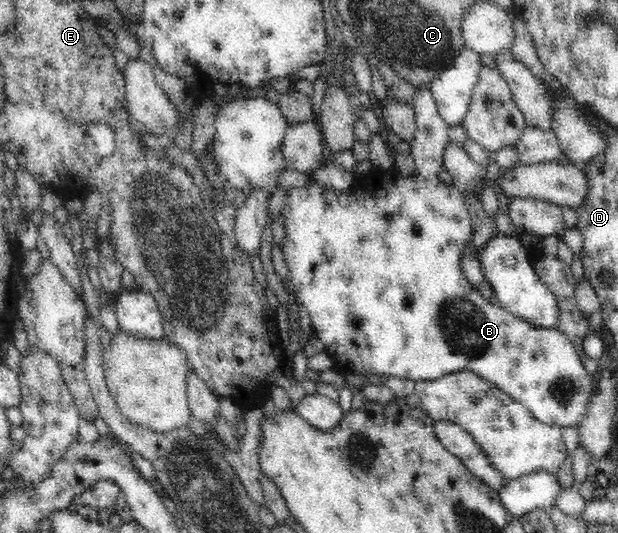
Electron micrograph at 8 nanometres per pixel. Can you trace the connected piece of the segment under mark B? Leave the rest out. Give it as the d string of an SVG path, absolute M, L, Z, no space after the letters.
M418 89L414 94L411 105L417 113L417 132L415 132L415 138L410 142L411 155L417 167L417 176L413 176L413 178L401 177L401 180L397 180L395 186L391 188L393 194L385 194L385 172L383 172L383 178L377 176L377 180L373 180L373 176L369 178L369 171L366 172L365 178L361 178L361 182L350 192L323 187L321 184L315 183L313 179L301 188L288 190L287 198L285 198L285 203L280 211L283 218L285 218L286 230L280 246L283 249L284 262L287 263L289 276L293 284L292 297L294 302L299 302L307 308L312 320L312 330L323 342L326 353L334 360L334 366L344 373L379 374L379 376L417 382L434 381L446 374L469 369L472 373L487 381L487 384L495 386L505 395L527 407L531 416L539 422L560 427L575 427L579 420L584 419L590 399L594 396L596 377L587 373L567 335L557 329L539 328L517 318L514 314L499 306L495 300L489 301L487 298L483 298L481 292L467 280L460 262L463 250L472 240L471 217L463 198L459 195L459 191L455 190L451 184L445 184L439 178L439 171L445 166L444 157L447 146L450 145L449 133L452 132L452 129L441 119L434 95L429 89Z

